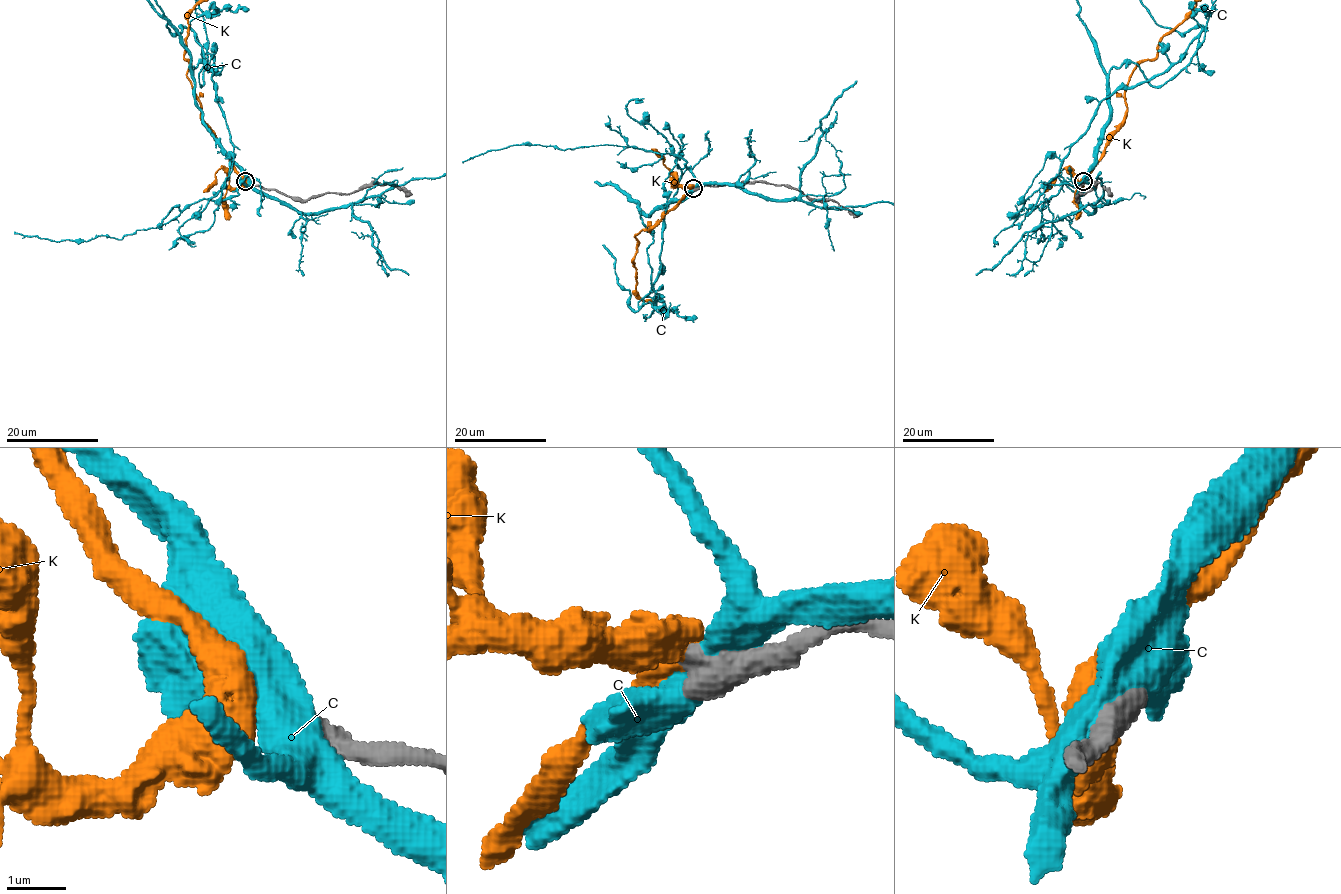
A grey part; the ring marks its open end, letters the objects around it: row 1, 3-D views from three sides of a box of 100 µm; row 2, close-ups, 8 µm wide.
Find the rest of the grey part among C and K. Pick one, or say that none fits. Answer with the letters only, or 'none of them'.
K

